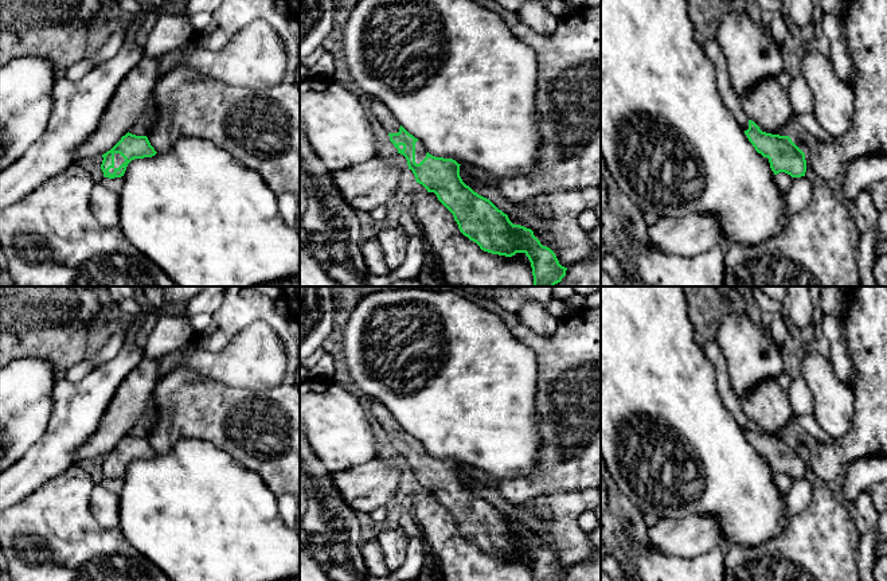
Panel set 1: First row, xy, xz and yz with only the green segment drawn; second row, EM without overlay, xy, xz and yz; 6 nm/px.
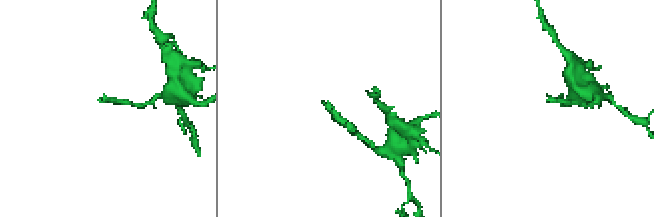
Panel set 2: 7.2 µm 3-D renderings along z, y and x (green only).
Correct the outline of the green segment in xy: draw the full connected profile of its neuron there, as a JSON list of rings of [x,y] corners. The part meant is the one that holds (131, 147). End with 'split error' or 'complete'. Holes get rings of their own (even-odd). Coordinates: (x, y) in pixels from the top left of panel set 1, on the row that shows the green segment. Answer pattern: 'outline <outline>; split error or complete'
outline [[[128,132],[110,151],[102,155],[101,169],[105,178],[121,178],[132,160],[152,157],[156,153],[146,136]]]; split error

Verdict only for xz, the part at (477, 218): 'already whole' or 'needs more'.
needs more

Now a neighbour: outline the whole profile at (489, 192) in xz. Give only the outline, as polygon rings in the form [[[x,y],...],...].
[[[460,165],[460,176],[466,186],[469,186],[478,195],[489,199],[504,214],[513,214],[519,217],[530,226],[532,231],[543,233],[548,239],[551,239],[551,234],[547,226],[543,222],[540,222],[534,214],[516,207],[507,198],[504,198],[496,188],[489,187],[481,183],[478,179],[470,176],[469,172],[464,168],[464,165]]]

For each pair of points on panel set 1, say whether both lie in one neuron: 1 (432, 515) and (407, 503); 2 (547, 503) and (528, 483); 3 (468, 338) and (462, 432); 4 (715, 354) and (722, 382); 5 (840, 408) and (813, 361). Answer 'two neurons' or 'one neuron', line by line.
1: two neurons
2: two neurons
3: one neuron
4: one neuron
5: one neuron

